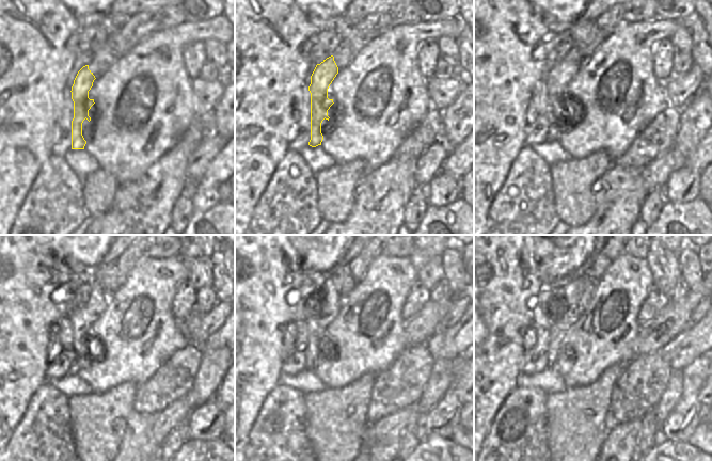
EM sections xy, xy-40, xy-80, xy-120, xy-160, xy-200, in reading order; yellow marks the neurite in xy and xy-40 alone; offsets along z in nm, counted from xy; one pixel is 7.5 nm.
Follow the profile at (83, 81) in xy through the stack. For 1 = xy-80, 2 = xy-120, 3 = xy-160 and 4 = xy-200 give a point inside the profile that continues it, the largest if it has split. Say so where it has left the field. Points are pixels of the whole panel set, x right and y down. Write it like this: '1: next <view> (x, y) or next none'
1: next xy-80 (557, 79)
2: next xy-120 (81, 319)
3: next xy-160 (317, 326)
4: next xy-200 (572, 303)

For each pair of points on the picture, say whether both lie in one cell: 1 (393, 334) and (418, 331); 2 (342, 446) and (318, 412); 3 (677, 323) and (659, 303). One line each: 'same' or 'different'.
1: different
2: same
3: different

